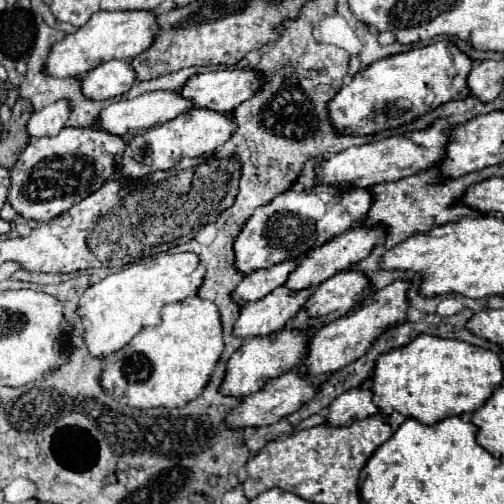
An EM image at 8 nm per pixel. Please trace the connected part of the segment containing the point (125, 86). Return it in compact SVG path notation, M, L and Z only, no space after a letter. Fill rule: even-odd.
M111 60L91 70L81 80L81 90L89 100L109 100L129 92L133 82L135 72L131 64L123 60Z

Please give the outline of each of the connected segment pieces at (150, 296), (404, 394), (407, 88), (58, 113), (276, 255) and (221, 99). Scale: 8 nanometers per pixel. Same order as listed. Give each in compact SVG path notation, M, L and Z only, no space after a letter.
M161 254L147 264L129 264L121 272L107 276L105 280L89 286L79 300L77 314L81 320L89 318L91 328L83 332L87 350L95 358L105 358L123 346L127 346L143 328L157 326L161 322L161 308L171 302L181 302L195 296L201 278L195 276L199 264L197 254Z
M421 334L409 342L409 346L395 348L377 358L371 376L371 392L383 416L391 416L393 410L397 410L405 418L415 418L431 426L439 420L471 414L481 408L501 380L503 370L497 354L467 342Z
M435 42L425 48L413 48L383 60L369 64L365 70L359 70L349 84L345 84L331 100L329 100L329 122L339 134L353 134L353 136L373 136L385 130L395 130L407 122L421 118L423 114L439 108L441 104L455 100L467 86L467 74L471 70L471 60L457 50L455 44L449 42Z
M59 100L49 104L47 108L35 112L27 124L29 138L45 138L55 136L69 118L69 102Z
M321 186L319 190L287 190L269 204L259 206L245 222L235 238L235 268L241 274L251 274L261 268L271 268L281 262L301 260L309 250L323 246L331 238L347 232L361 222L371 206L369 190L353 190L339 186Z
M217 70L191 76L179 94L197 108L229 114L259 88L261 76L255 70Z

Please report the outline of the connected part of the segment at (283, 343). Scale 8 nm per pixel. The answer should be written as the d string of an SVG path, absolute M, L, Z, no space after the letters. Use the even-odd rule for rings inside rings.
M281 330L273 332L273 336L265 338L253 338L247 340L227 362L225 378L221 384L221 394L243 398L247 394L253 394L265 386L267 380L277 378L301 364L301 360L307 354L307 338L311 332L299 332L299 330Z

